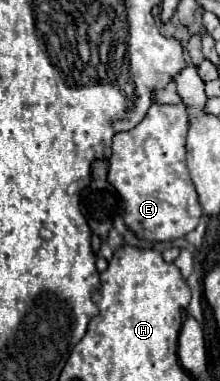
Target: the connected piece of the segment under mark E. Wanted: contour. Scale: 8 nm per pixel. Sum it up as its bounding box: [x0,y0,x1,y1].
[109,105,203,241]

